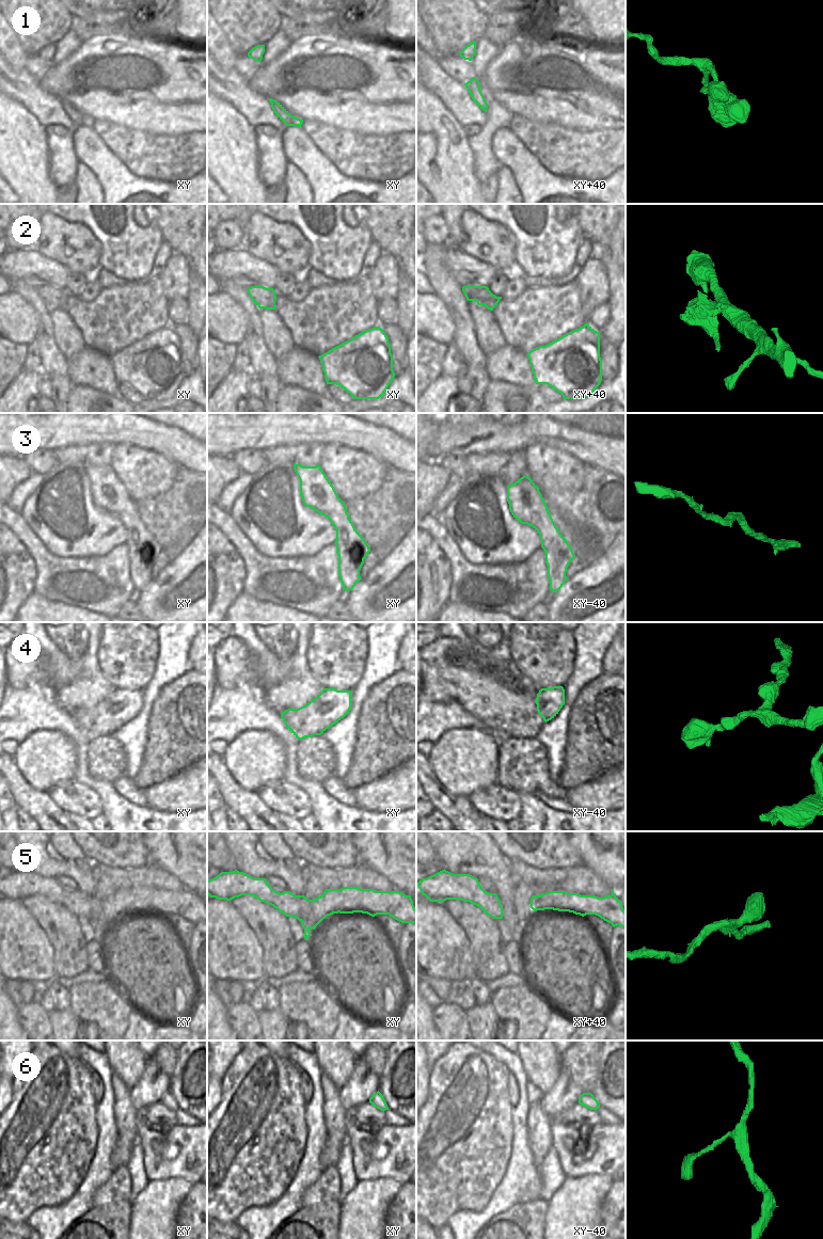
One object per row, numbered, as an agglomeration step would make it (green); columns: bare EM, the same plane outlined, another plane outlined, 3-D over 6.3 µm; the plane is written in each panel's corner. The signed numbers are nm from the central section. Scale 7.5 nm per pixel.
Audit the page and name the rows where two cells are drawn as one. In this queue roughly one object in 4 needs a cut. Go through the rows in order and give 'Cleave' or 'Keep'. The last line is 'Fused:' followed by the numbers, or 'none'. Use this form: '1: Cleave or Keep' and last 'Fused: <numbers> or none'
1: Keep
2: Cleave
3: Keep
4: Keep
5: Keep
6: Keep
Fused: 2

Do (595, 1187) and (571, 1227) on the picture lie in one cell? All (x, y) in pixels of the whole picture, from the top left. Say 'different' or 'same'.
same

